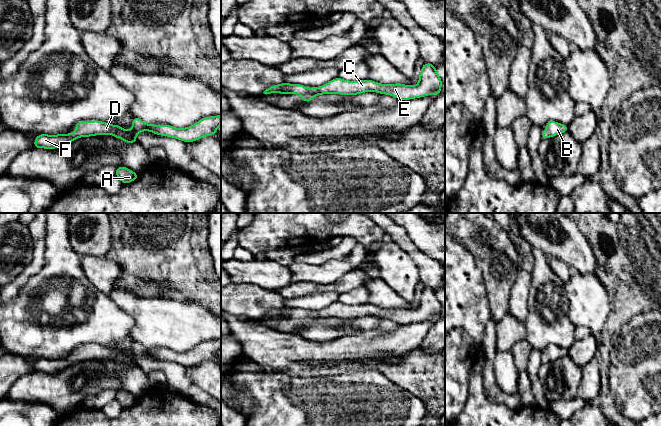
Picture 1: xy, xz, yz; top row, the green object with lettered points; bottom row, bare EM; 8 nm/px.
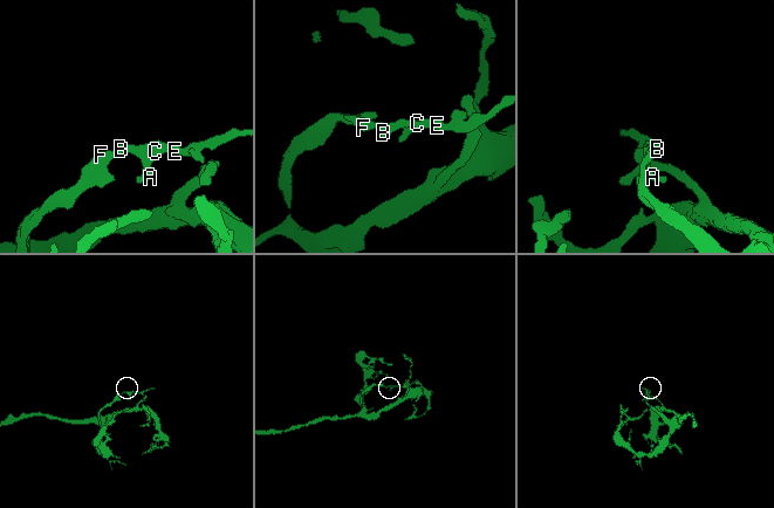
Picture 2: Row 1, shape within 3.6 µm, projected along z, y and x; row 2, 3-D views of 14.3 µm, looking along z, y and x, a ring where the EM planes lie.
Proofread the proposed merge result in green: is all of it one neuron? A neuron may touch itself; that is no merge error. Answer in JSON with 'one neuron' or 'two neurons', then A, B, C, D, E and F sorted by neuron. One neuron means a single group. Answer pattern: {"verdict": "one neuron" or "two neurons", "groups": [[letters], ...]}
{"verdict": "one neuron", "groups": [["A", "B", "C", "D", "E", "F"]]}

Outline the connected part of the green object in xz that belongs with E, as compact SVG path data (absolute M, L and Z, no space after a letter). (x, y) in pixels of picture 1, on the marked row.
M424 63L419 74L419 82L415 86L401 83L383 85L369 79L348 81L337 77L323 86L308 89L304 85L284 82L267 88L263 93L301 94L301 101L308 102L322 94L357 95L364 92L377 92L405 101L427 95L438 95L441 93L442 83L436 67L430 63Z

